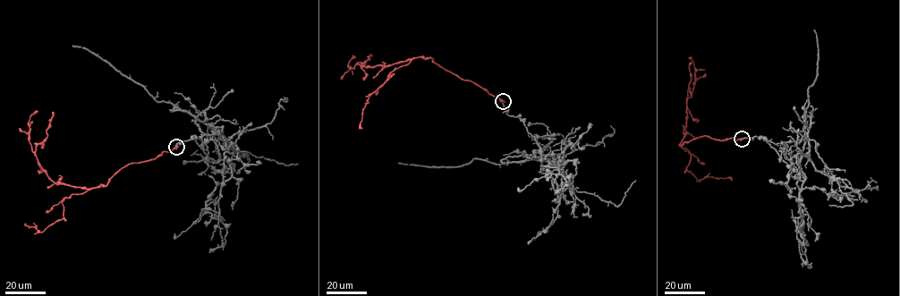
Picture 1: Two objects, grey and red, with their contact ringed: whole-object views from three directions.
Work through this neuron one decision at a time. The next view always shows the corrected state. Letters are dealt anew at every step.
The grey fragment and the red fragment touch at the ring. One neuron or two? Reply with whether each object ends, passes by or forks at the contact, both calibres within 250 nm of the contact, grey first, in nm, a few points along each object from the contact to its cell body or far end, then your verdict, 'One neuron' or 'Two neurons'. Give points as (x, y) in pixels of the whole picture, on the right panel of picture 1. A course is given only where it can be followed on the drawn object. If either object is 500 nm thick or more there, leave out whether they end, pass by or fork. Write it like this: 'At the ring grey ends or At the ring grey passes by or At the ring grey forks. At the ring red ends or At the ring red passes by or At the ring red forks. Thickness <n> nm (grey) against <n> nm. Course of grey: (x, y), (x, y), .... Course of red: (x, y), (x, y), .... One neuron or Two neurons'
Thickness 280 nm (grey) against 650 nm. Course of grey: (742, 139), (763, 138), (788, 165), (806, 177), (801, 153), (813, 110), (808, 89), (817, 72), (814, 30). Course of red: (742, 139), (724, 140), (705, 135), (679, 145), (685, 134), (686, 100), (694, 87), (695, 71), (690, 57). Two neurons

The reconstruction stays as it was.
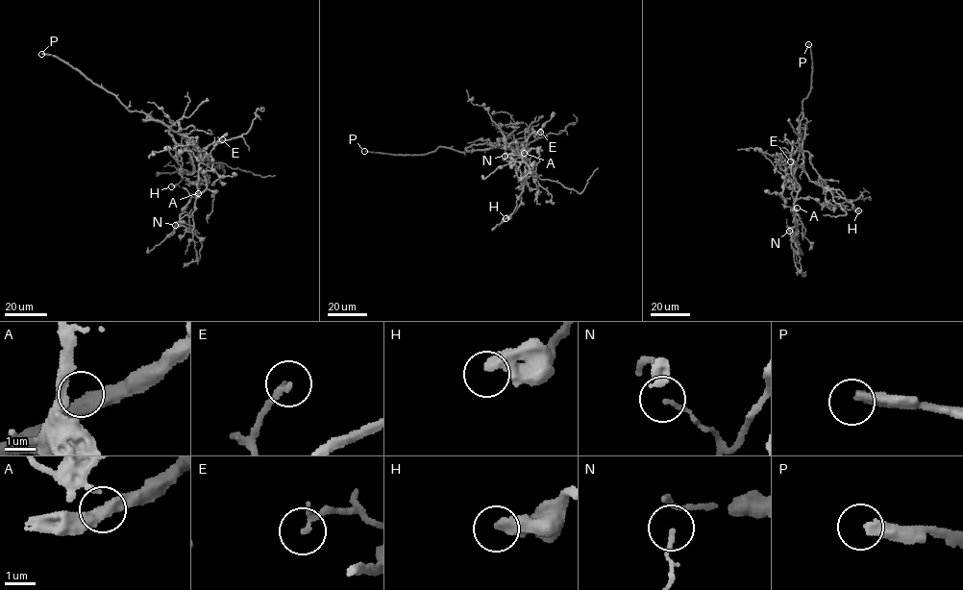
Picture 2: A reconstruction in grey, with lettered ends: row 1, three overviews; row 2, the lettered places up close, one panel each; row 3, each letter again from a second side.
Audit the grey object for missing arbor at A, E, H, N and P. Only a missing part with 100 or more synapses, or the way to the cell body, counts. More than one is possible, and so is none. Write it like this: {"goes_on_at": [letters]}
{"goes_on_at": ["P"]}

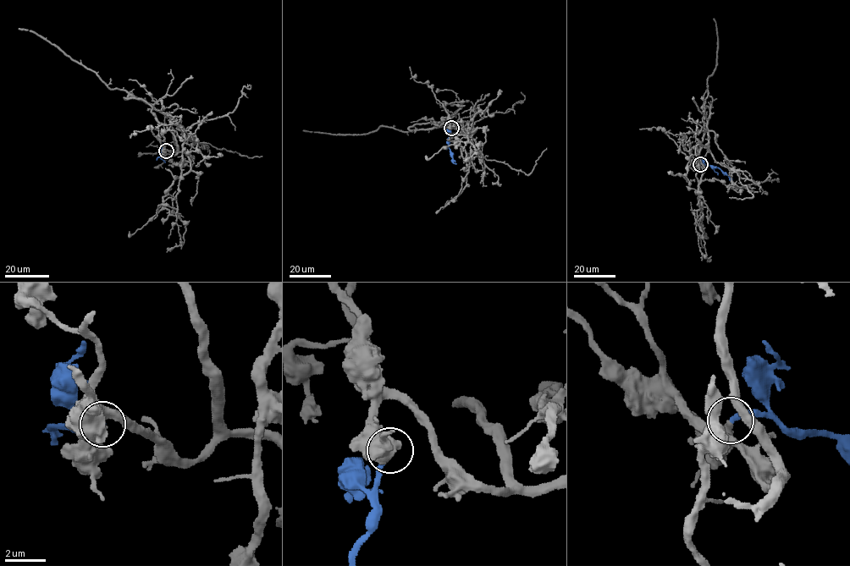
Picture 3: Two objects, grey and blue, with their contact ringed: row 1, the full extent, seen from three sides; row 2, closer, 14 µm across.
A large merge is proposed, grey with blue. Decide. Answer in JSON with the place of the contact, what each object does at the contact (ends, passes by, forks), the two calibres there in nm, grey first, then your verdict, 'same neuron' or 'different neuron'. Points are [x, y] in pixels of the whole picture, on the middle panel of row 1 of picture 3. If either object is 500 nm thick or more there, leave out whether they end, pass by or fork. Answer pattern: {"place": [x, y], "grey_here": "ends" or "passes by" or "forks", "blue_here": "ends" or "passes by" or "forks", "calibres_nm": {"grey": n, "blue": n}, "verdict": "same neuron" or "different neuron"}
{"place": [451, 128], "grey_here": "ends", "blue_here": "ends", "calibres_nm": {"grey": 400, "blue": 280}, "verdict": "same neuron"}

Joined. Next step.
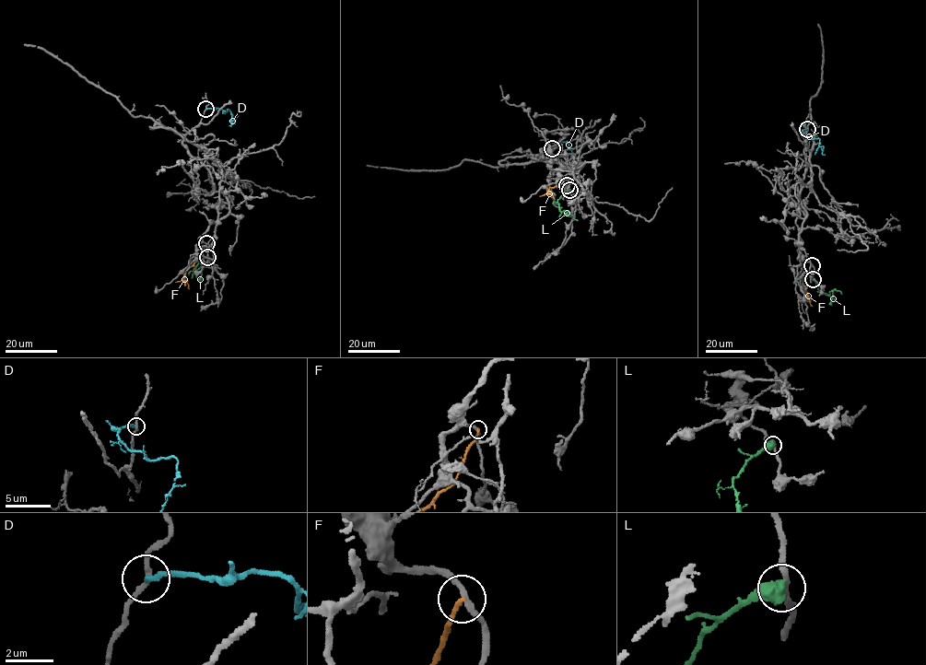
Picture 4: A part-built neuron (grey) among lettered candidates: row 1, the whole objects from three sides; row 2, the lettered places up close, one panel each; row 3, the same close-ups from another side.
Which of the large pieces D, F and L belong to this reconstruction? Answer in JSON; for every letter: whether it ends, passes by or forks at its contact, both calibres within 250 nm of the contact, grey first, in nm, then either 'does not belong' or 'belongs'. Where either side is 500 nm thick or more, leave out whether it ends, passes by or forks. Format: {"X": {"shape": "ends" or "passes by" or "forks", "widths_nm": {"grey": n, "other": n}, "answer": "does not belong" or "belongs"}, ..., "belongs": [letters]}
{"D": {"shape": "ends", "widths_nm": {"grey": 200, "other": 200}, "answer": "does not belong"}, "F": {"shape": "ends", "widths_nm": {"grey": 240, "other": 170}, "answer": "does not belong"}, "L": {"widths_nm": {"grey": 220, "other": 650}, "answer": "does not belong"}, "belongs": []}

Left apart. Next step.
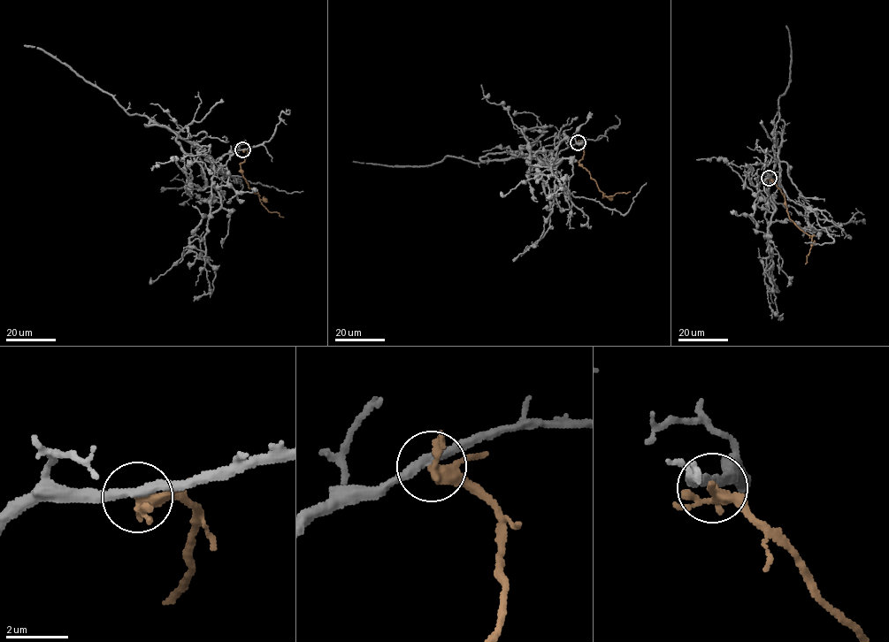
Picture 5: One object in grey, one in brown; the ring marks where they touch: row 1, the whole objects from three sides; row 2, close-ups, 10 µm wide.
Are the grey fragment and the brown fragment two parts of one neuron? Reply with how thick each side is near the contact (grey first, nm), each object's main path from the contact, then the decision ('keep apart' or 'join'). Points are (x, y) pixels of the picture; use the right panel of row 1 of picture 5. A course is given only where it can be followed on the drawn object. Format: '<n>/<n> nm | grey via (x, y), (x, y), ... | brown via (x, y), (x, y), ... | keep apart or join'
280/280 nm | grey via (769, 178), (781, 187), (777, 150), (785, 125), (779, 116), (777, 99), (790, 79), (791, 57), (786, 26) | brown via (769, 179), (784, 194), (789, 217), (812, 237), (805, 264) | keep apart

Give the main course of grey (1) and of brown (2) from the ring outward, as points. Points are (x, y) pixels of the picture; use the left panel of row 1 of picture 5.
1: (242, 149), (226, 153), (211, 163), (198, 148), (144, 116), (127, 113), (108, 93), (44, 50), (24, 45)
2: (242, 150), (247, 151), (241, 164), (241, 173), (249, 187), (258, 194), (269, 211), (284, 217)

